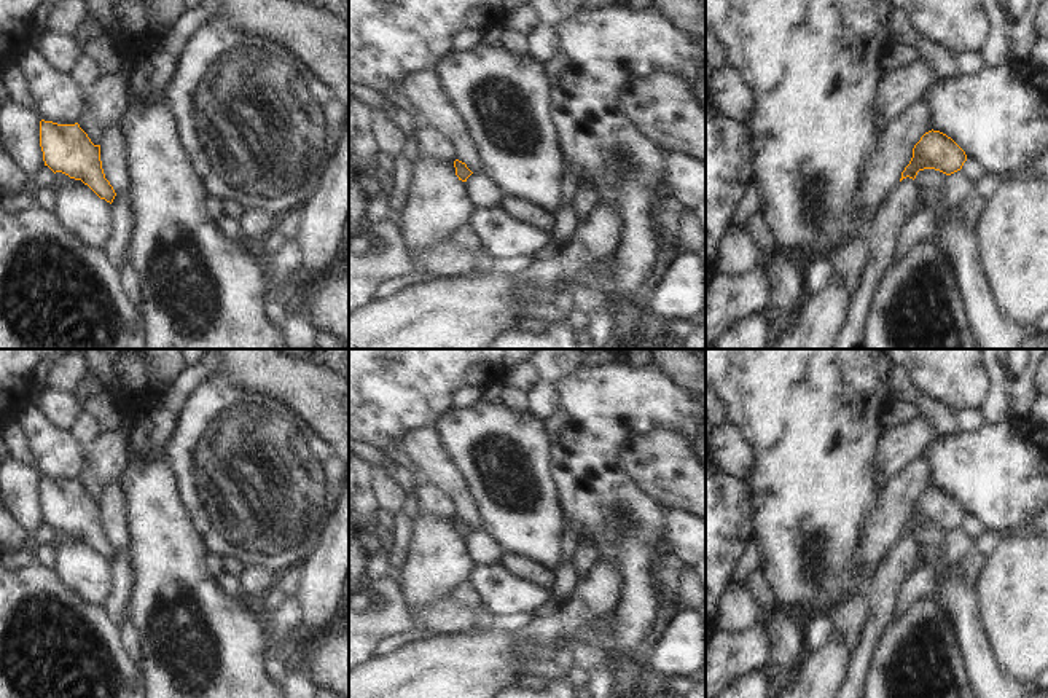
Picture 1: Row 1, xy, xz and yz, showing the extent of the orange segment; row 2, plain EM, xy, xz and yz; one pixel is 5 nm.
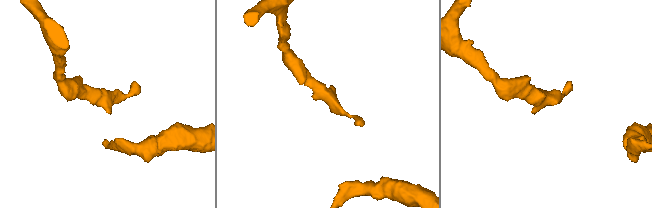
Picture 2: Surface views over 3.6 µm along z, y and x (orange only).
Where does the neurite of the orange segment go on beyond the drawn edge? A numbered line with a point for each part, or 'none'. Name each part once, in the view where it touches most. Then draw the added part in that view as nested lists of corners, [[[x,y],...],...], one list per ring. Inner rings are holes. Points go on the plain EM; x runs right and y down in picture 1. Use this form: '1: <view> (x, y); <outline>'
none

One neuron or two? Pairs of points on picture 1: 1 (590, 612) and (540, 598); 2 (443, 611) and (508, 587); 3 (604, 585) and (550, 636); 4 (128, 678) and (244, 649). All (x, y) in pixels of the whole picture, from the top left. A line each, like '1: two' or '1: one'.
1: two
2: two
3: one
4: two

